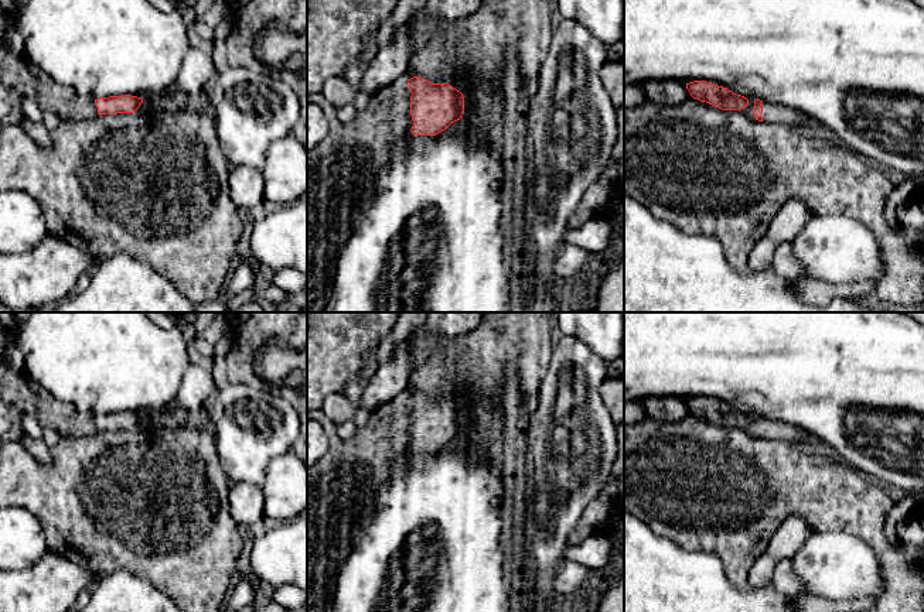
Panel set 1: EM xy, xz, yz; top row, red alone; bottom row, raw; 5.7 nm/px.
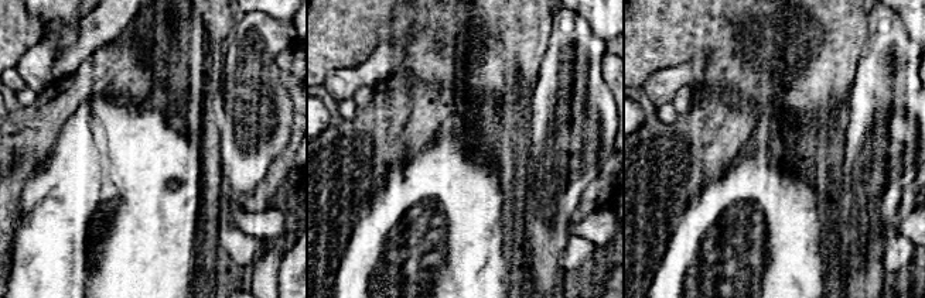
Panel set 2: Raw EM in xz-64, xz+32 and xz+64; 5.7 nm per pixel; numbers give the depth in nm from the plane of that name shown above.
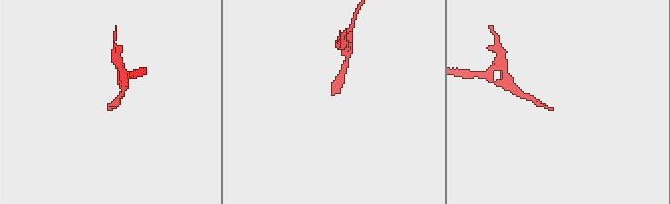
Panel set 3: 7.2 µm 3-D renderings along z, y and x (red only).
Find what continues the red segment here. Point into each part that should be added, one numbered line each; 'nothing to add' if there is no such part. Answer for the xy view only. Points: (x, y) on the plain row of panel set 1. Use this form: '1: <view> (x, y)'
1: xy (70, 421)

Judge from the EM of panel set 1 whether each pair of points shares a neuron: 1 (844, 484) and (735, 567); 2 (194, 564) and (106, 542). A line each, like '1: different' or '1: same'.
1: same
2: same

